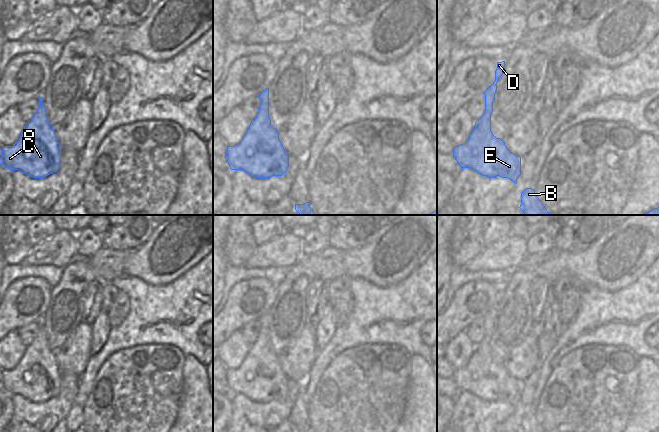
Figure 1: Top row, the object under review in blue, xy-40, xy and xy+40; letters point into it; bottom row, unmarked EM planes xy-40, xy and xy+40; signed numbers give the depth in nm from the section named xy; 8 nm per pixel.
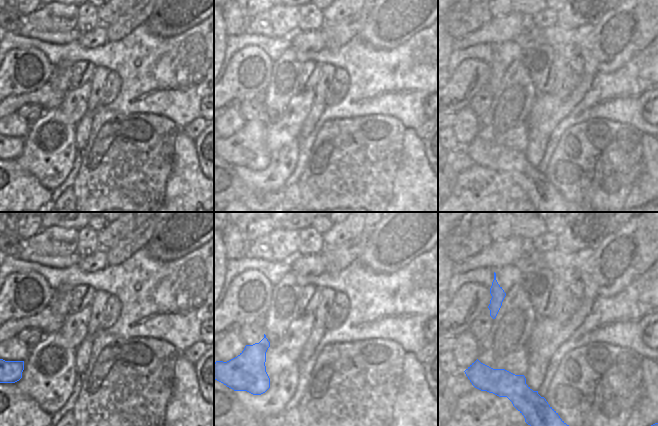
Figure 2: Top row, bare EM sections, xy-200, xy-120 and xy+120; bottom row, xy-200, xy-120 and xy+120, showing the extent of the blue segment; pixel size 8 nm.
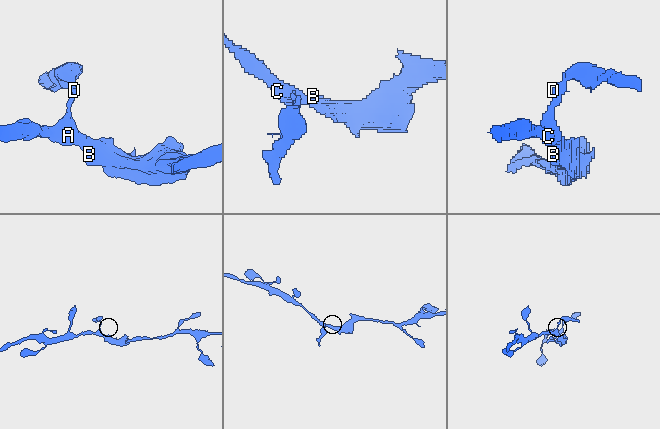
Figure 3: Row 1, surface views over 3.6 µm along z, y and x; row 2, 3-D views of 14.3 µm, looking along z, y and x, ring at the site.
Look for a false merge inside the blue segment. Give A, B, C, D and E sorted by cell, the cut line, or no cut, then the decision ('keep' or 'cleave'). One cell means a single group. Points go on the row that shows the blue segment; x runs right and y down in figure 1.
groups A B C E / D; cut xy (261, 99), (268, 102); cleave

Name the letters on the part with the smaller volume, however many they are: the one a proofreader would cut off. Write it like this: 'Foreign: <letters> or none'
Foreign: D

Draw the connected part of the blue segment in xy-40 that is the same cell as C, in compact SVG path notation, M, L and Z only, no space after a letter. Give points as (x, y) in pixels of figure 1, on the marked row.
M42 101L12 146L3 146L0 163L8 170L18 170L32 178L44 178L59 169L61 147L53 126L47 119Z

